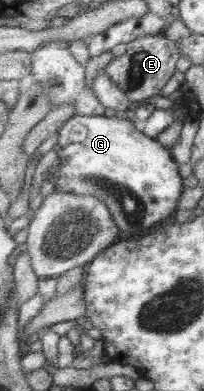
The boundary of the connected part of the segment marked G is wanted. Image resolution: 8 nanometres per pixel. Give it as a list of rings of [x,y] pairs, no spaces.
[[[71,116],[57,130],[58,140],[54,146],[57,153],[56,171],[48,175],[55,184],[54,192],[71,190],[78,196],[92,196],[106,204],[108,212],[116,224],[121,237],[142,235],[156,225],[172,218],[176,203],[182,192],[182,179],[178,175],[176,162],[172,159],[170,148],[134,129],[132,121],[125,118],[102,116]]]

